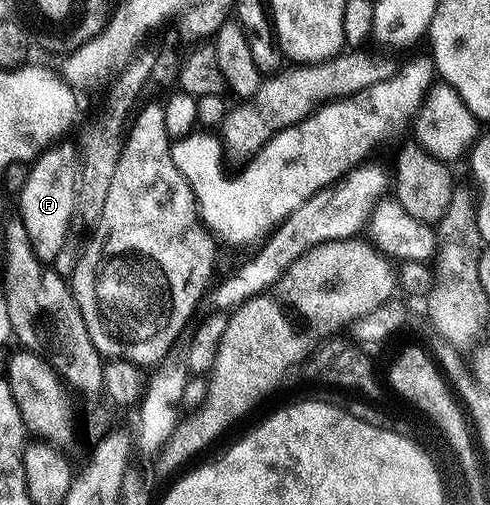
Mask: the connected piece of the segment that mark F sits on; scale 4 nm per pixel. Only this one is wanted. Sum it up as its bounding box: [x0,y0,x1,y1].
[17,139,80,263]

